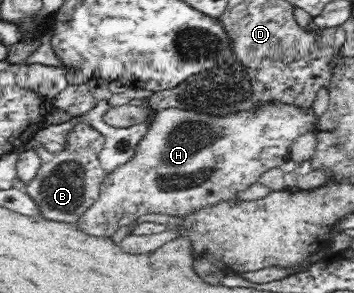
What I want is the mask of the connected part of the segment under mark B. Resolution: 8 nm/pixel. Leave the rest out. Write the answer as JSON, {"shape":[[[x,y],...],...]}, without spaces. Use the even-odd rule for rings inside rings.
{"shape":[[[81,121],[66,134],[67,146],[61,152],[50,152],[39,143],[35,151],[40,157],[41,169],[27,186],[26,194],[37,203],[39,217],[55,222],[74,224],[98,200],[101,184],[106,180],[105,170],[99,161],[104,136],[91,125]]]}

